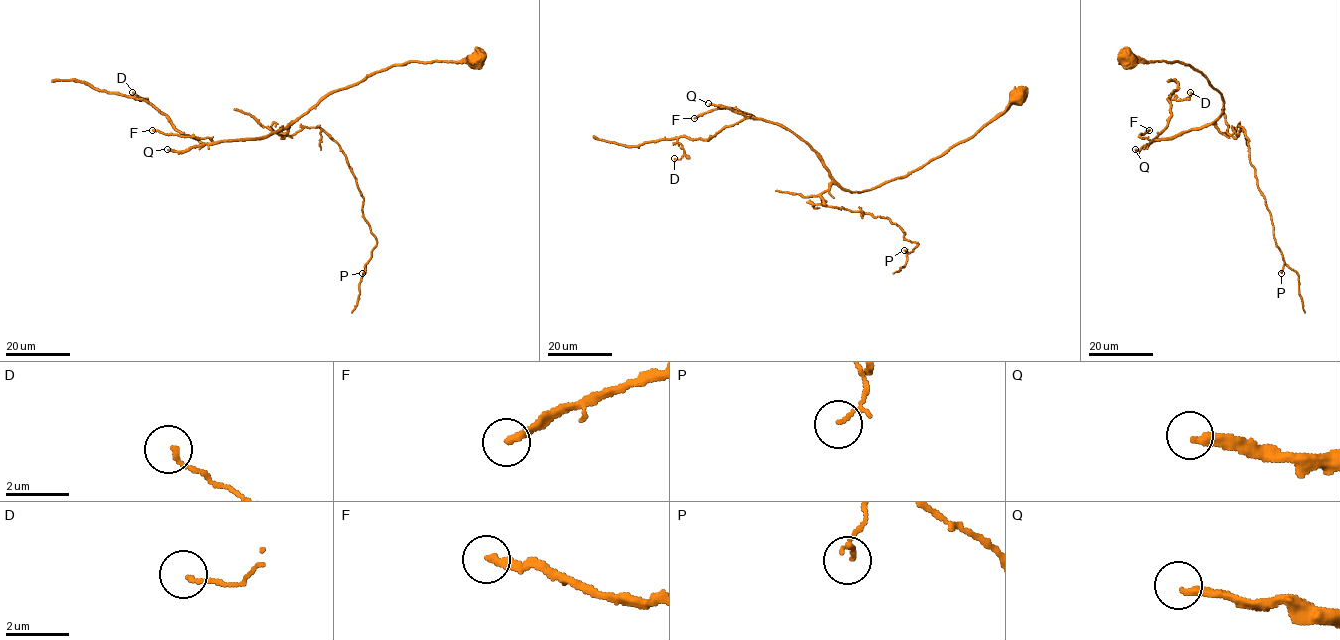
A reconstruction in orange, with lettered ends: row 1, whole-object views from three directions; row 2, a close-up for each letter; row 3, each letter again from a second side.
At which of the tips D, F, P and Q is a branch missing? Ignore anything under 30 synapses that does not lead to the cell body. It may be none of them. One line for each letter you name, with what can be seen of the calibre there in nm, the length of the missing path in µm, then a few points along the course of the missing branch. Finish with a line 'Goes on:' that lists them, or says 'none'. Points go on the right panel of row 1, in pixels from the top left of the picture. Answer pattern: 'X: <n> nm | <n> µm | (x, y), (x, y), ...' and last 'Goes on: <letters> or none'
Q: 260 nm | 120 µm | (1135, 149), (1113, 175), (1107, 170), (1087, 94), (1129, 81), (1145, 88), (1164, 84), (1168, 92)
Goes on: Q

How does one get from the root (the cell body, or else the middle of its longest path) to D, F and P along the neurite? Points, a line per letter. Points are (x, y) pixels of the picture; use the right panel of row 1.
D: (1128, 60), (1189, 64), (1222, 96), (1222, 113), (1208, 125), (1149, 143), (1167, 124), (1168, 99), (1190, 92)
F: (1128, 60), (1179, 61), (1189, 64), (1222, 96), (1222, 113), (1208, 125), (1150, 142), (1139, 136), (1149, 130)
P: (1128, 60), (1189, 64), (1221, 94), (1215, 123), (1234, 137), (1243, 127), (1249, 140), (1284, 262), (1281, 273)

